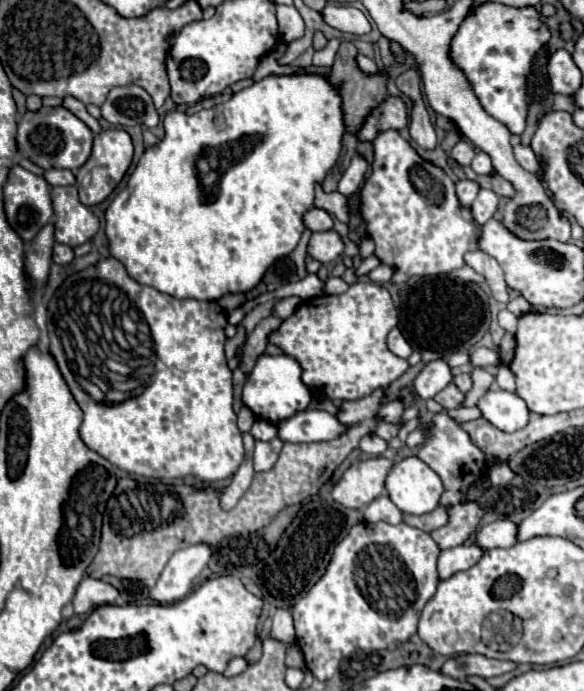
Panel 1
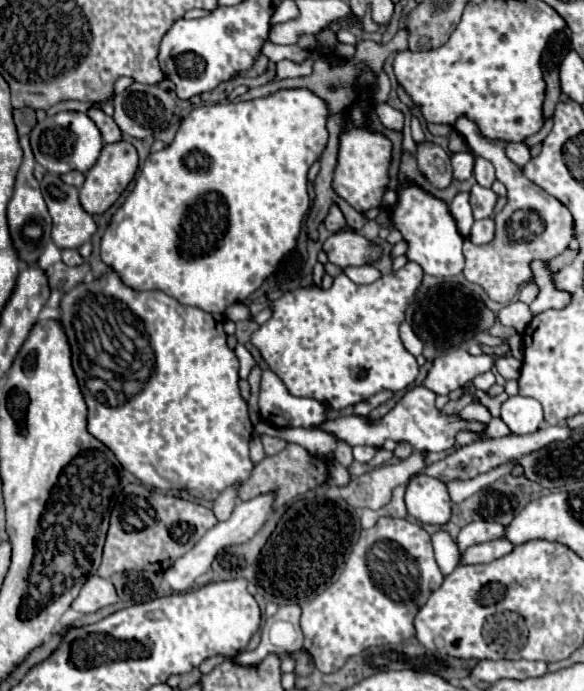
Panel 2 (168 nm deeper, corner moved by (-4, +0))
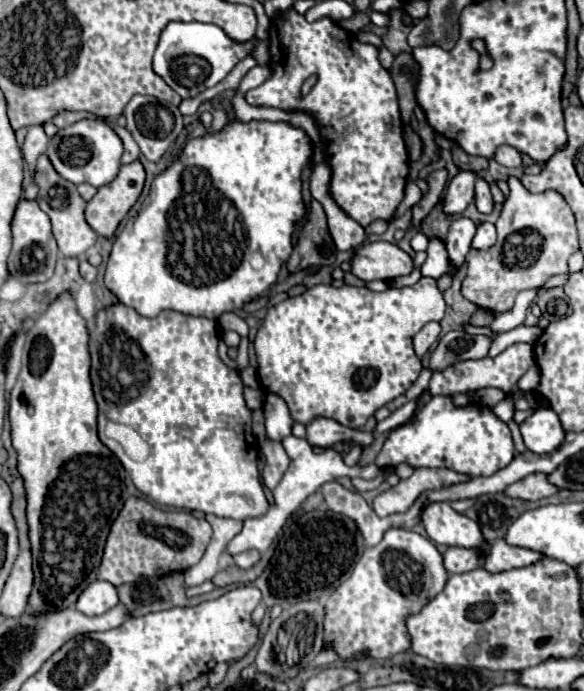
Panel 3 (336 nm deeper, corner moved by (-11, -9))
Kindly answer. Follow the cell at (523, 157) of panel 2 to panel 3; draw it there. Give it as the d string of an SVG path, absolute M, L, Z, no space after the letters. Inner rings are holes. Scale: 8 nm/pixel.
M500 147L496 151L496 157L494 157L500 165L506 165L506 167L522 167L522 155L514 149L514 147Z

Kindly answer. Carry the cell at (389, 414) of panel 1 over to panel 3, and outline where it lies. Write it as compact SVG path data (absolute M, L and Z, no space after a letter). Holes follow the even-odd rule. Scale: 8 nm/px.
M432 397L422 405L408 423L390 431L382 451L376 457L380 469L392 469L398 463L418 467L448 467L466 475L492 475L506 467L514 457L512 435L488 407L454 407L450 397Z

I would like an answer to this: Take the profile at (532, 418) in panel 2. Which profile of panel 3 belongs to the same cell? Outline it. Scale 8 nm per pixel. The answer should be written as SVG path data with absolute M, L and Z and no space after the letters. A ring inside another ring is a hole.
M538 407L534 413L520 423L520 433L524 445L534 453L552 453L564 439L564 429L560 429L560 419L550 407Z

